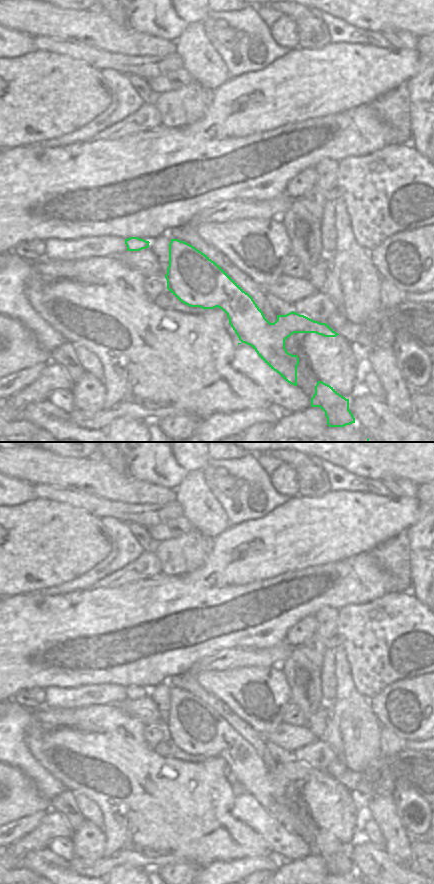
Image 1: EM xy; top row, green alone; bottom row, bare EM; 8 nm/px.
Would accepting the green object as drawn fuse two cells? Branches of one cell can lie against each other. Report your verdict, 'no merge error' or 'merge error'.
no merge error

